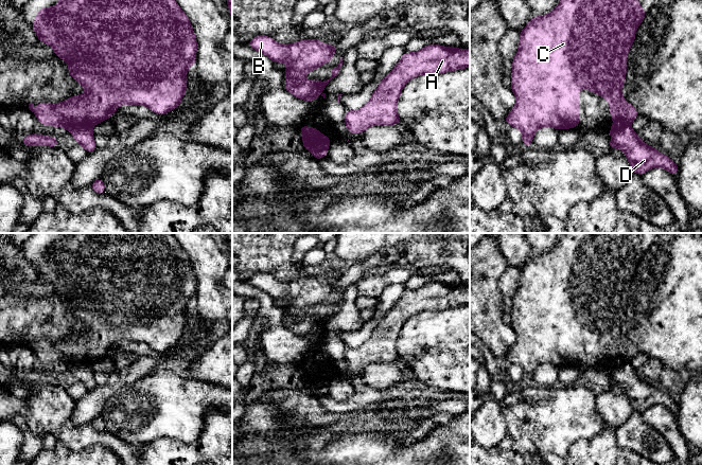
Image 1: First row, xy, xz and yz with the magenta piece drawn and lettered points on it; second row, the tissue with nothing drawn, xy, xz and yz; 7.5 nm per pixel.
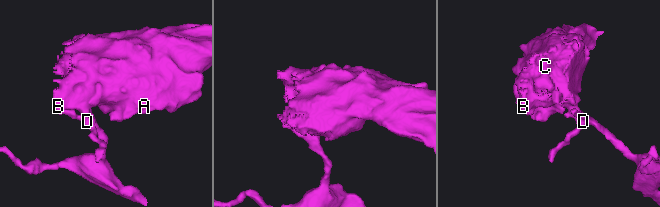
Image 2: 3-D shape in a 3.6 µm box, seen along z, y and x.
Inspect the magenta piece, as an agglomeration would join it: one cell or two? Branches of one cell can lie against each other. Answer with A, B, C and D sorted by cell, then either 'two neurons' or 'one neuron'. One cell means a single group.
A B C / D | two neurons

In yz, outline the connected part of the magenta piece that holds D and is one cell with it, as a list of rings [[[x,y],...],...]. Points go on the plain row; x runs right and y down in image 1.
[[[627,362],[611,372],[612,379],[608,384],[619,386],[625,389],[632,409],[643,413],[652,405],[663,405],[673,414],[678,412],[679,405],[669,394],[662,392],[656,386],[643,379],[638,372]]]

